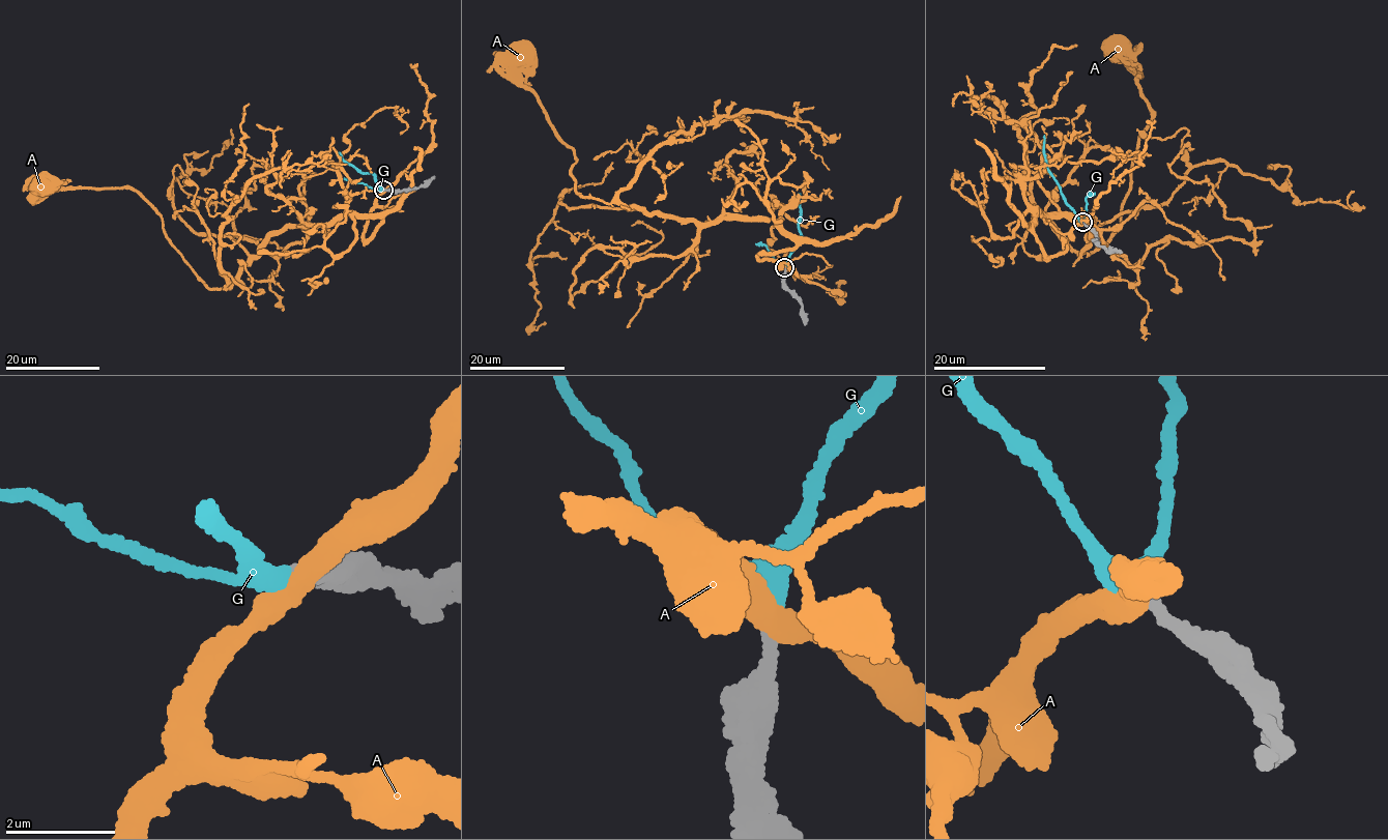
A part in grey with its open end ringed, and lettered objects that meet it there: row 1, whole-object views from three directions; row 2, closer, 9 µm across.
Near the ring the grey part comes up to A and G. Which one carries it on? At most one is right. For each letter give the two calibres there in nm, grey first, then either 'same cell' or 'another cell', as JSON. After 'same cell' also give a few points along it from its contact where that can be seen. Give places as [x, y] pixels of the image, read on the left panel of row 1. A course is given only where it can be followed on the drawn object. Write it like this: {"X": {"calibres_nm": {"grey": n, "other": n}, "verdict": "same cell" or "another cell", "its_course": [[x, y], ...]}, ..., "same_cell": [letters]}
{"A": {"calibres_nm": {"grey": 240, "other": 400}, "verdict": "another cell"}, "G": {"calibres_nm": {"grey": 220, "other": 320}, "verdict": "same cell", "its_course": [[383, 190], [374, 175], [362, 172], [337, 151]]}, "same_cell": ["G"]}

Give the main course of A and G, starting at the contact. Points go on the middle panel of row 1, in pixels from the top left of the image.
A: (785, 269), (758, 257), (796, 245), (773, 220), (684, 221), (579, 196), (572, 149), (523, 84), (517, 52)
G: (784, 268), (801, 239), (799, 193)

